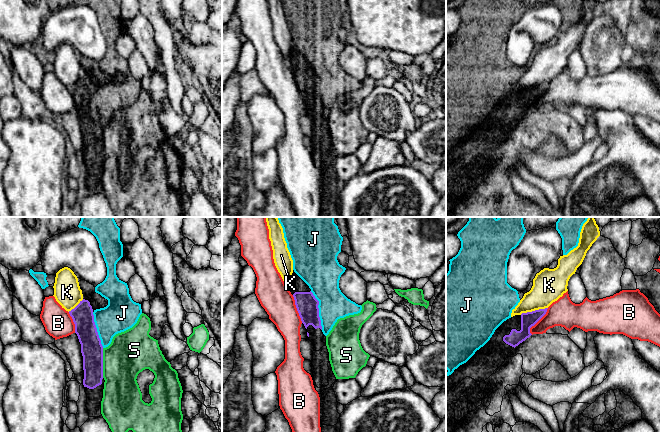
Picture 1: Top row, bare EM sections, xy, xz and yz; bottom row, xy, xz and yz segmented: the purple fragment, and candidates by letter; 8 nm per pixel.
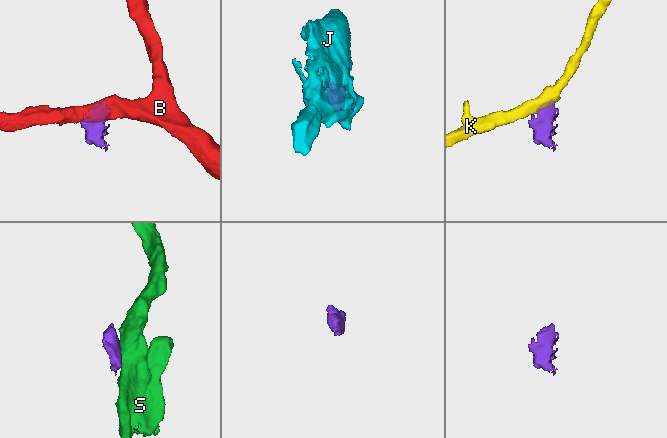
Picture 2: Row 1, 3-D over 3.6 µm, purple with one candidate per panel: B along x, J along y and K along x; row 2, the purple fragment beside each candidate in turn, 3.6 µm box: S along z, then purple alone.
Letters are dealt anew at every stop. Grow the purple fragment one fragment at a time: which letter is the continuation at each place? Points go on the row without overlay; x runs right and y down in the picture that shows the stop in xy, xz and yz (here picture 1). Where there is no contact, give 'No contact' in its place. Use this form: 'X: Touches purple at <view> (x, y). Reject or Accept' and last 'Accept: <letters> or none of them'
B: Touches purple at xz (297, 85). Reject
J: Touches purple at xz (318, 86). Reject
K: Touches purple at yz (533, 87). Reject
S: Touches purple at xy (102, 139). Reject
Accept: none of them

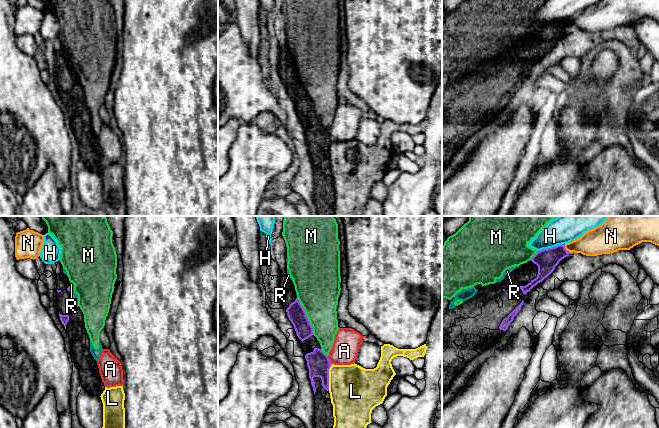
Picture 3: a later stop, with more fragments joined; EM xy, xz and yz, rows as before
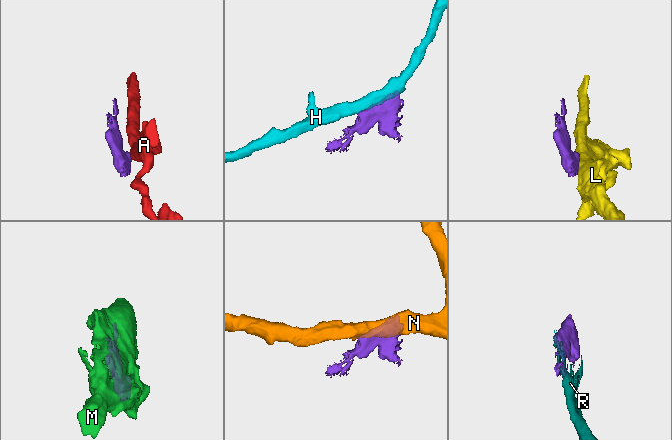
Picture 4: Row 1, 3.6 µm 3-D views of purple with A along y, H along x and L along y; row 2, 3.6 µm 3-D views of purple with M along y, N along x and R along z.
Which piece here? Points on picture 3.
A: Touches purple at xz (329, 136). Reject
H: Touches purple at yz (552, 23). Reject
L: Touches purple at xz (328, 153). Reject
M: Touches purple at xz (306, 92). Reject
N: Touches purple at yz (565, 25). Reject
R: Touches purple at xy (73, 71). Reject
Accept: none of them

